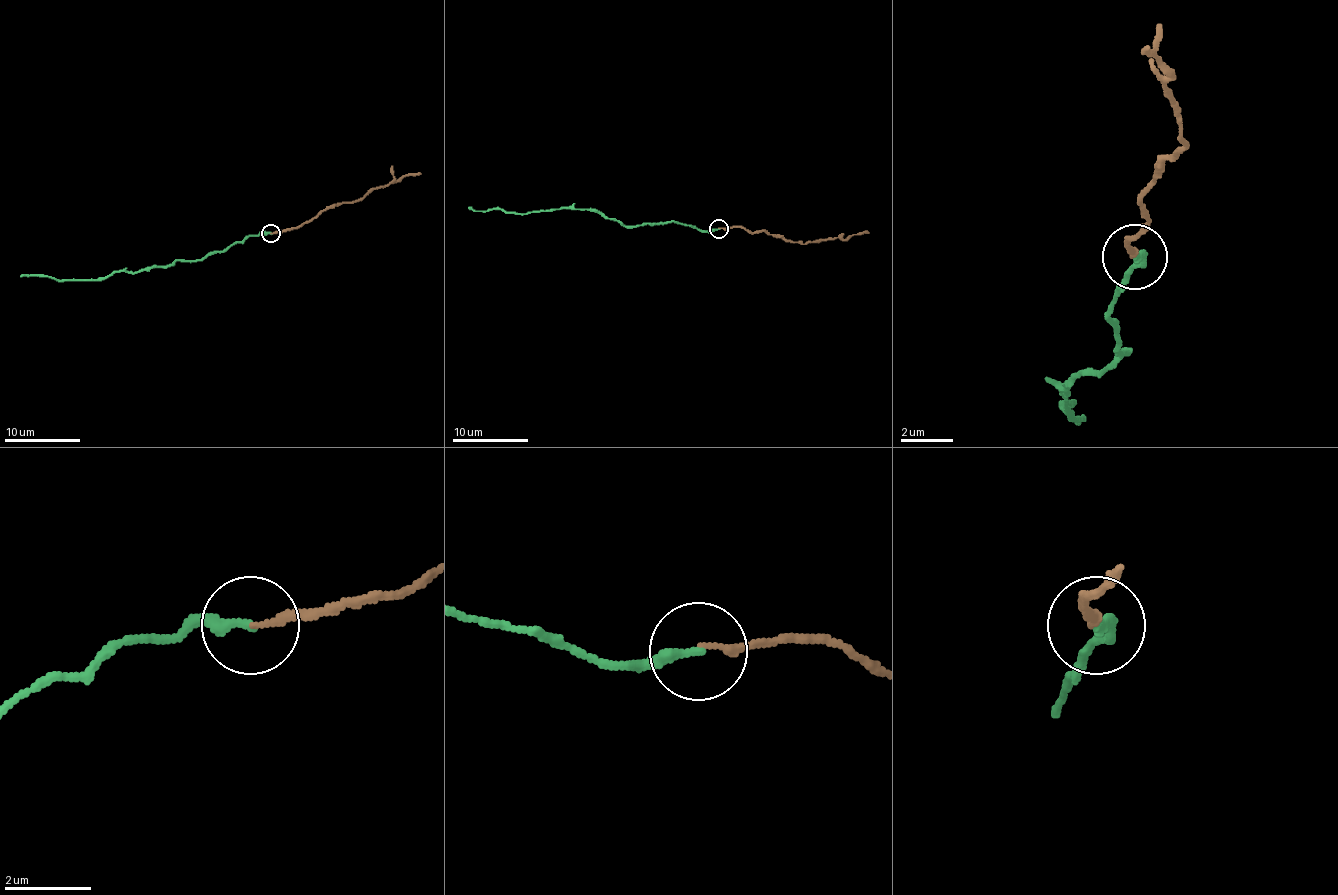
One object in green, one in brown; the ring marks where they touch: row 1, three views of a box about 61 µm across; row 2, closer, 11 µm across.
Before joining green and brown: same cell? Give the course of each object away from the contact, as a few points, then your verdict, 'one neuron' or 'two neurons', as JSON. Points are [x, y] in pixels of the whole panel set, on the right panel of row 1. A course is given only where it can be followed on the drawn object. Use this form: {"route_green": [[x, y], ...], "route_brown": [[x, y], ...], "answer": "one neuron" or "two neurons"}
{"route_green": [[1136, 258], [1110, 317], [1123, 350], [1064, 389], [1077, 422], [1071, 402], [1057, 409]], "route_brown": [[1130, 258], [1130, 238], [1149, 219], [1143, 192], [1189, 140], [1169, 101], [1169, 74], [1143, 48]], "answer": "one neuron"}

